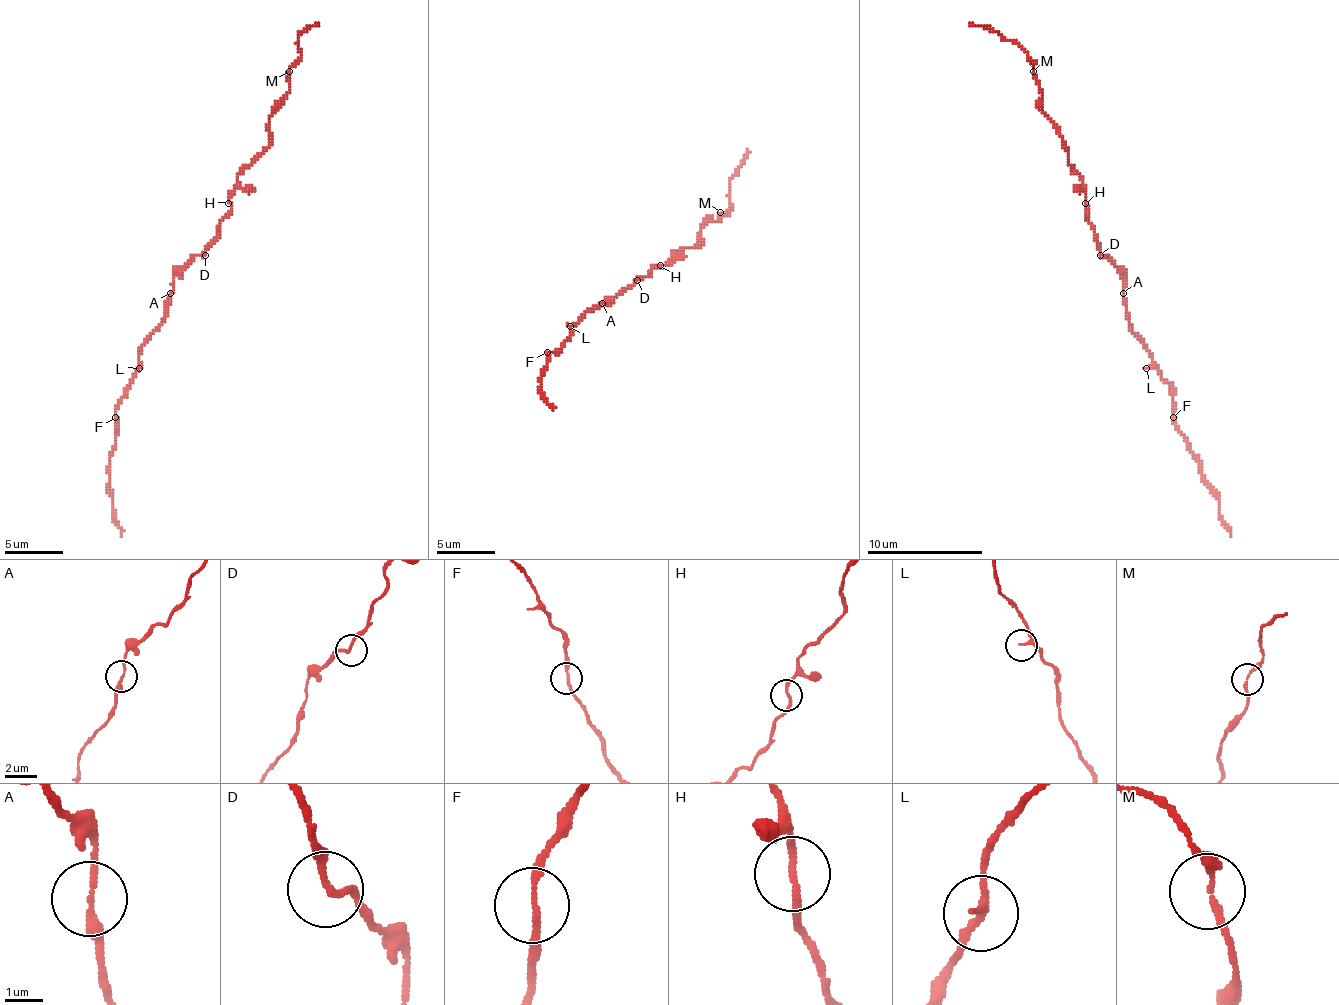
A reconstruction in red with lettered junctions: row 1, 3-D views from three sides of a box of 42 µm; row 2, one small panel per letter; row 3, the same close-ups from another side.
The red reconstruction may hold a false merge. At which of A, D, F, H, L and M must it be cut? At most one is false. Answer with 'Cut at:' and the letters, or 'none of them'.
Cut at: none of them

